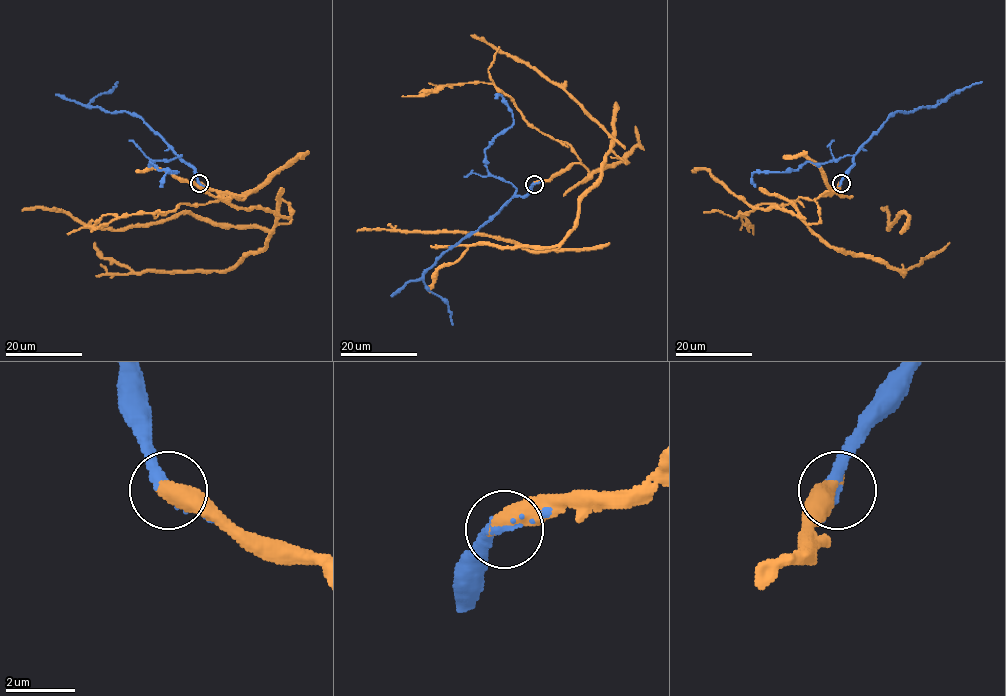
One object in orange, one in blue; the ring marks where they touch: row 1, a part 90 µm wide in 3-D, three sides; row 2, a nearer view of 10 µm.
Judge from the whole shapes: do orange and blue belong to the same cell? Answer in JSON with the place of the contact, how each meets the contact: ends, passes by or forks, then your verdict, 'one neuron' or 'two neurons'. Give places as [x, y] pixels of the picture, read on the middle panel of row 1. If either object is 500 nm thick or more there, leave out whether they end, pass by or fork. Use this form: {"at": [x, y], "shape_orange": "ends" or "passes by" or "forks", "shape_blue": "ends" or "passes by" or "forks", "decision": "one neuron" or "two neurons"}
{"at": [534, 184], "decision": "one neuron"}

